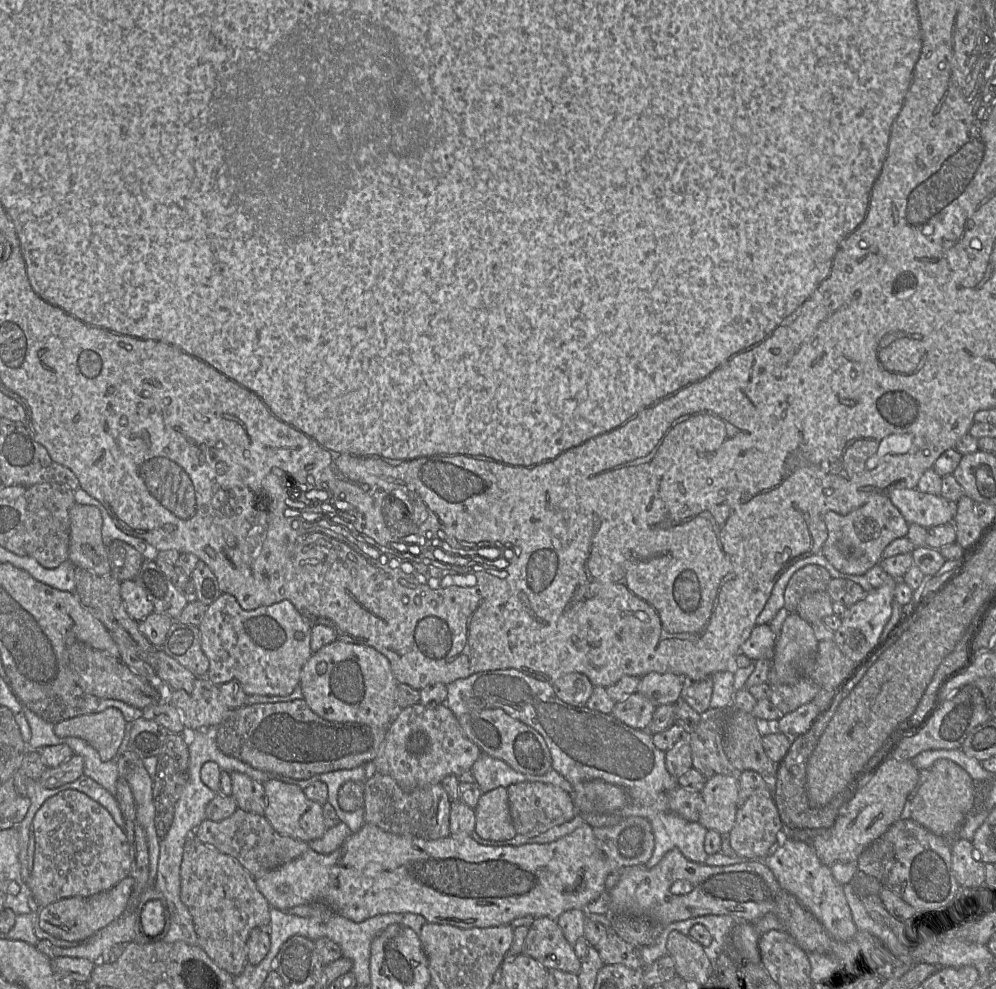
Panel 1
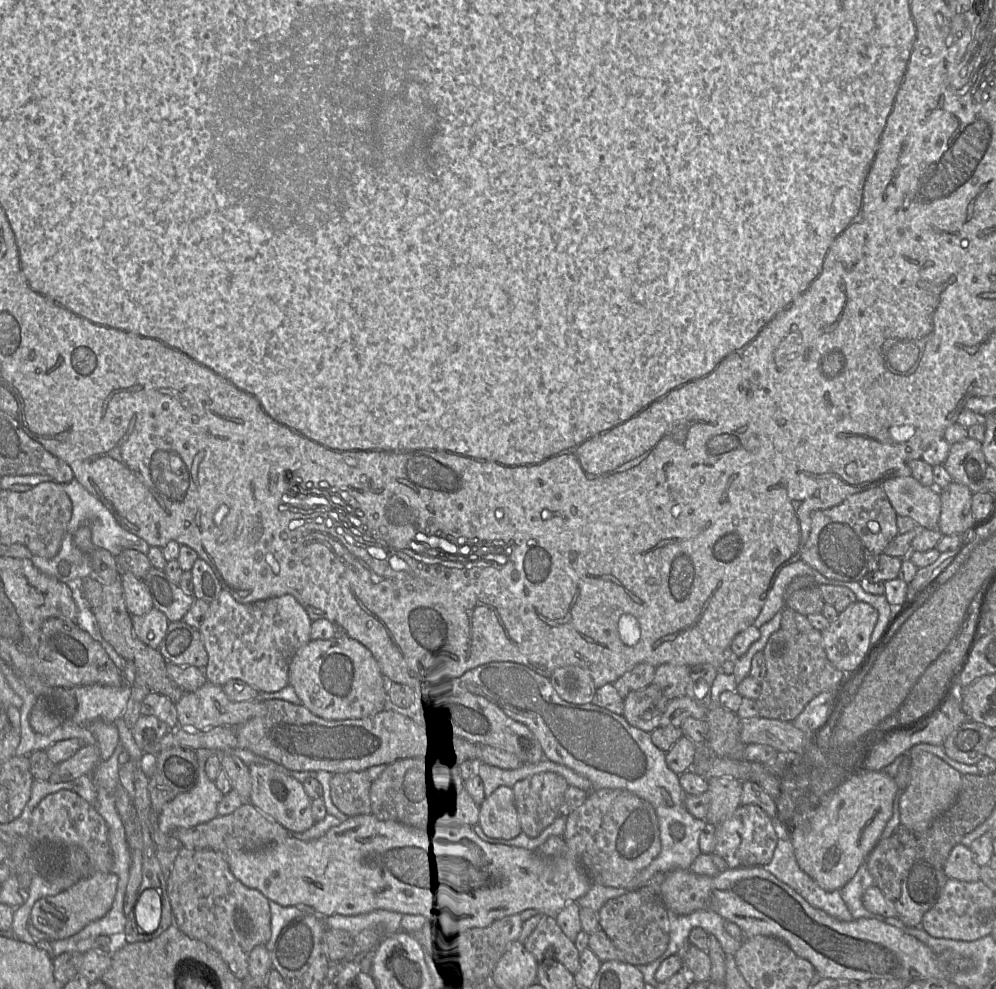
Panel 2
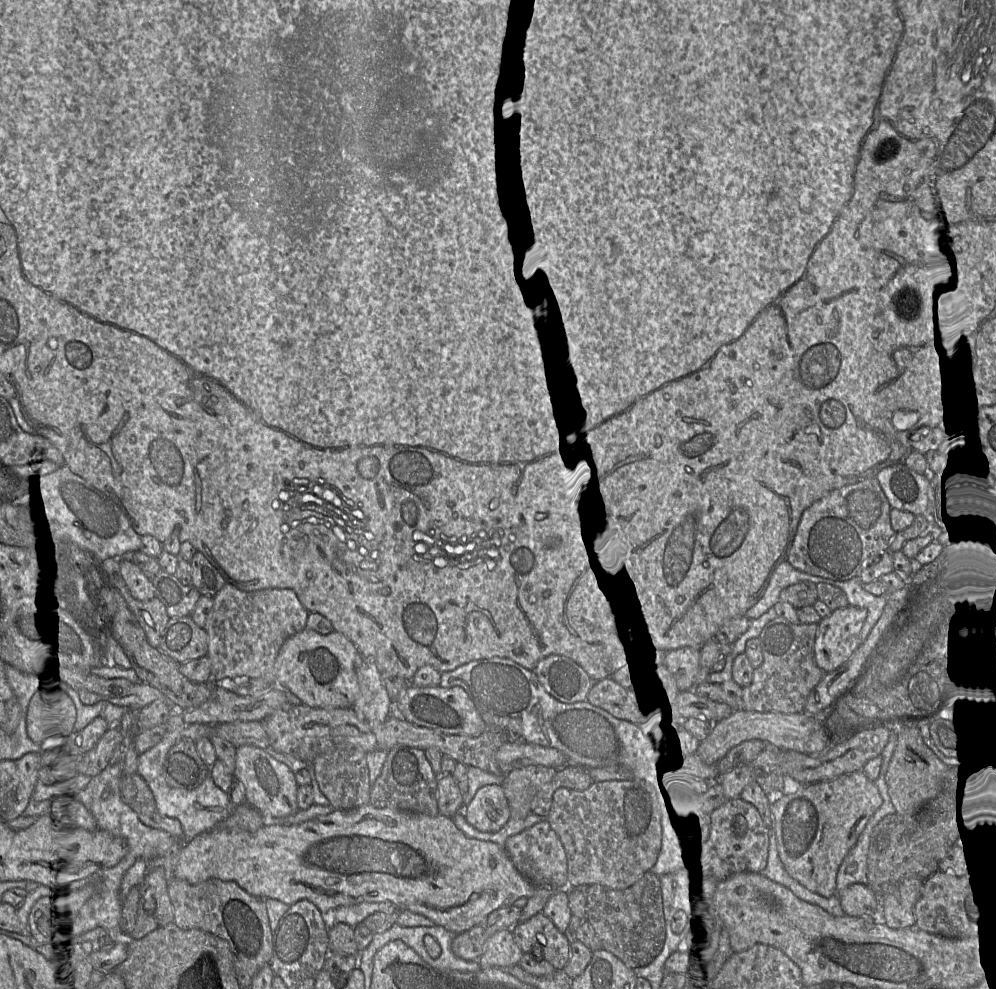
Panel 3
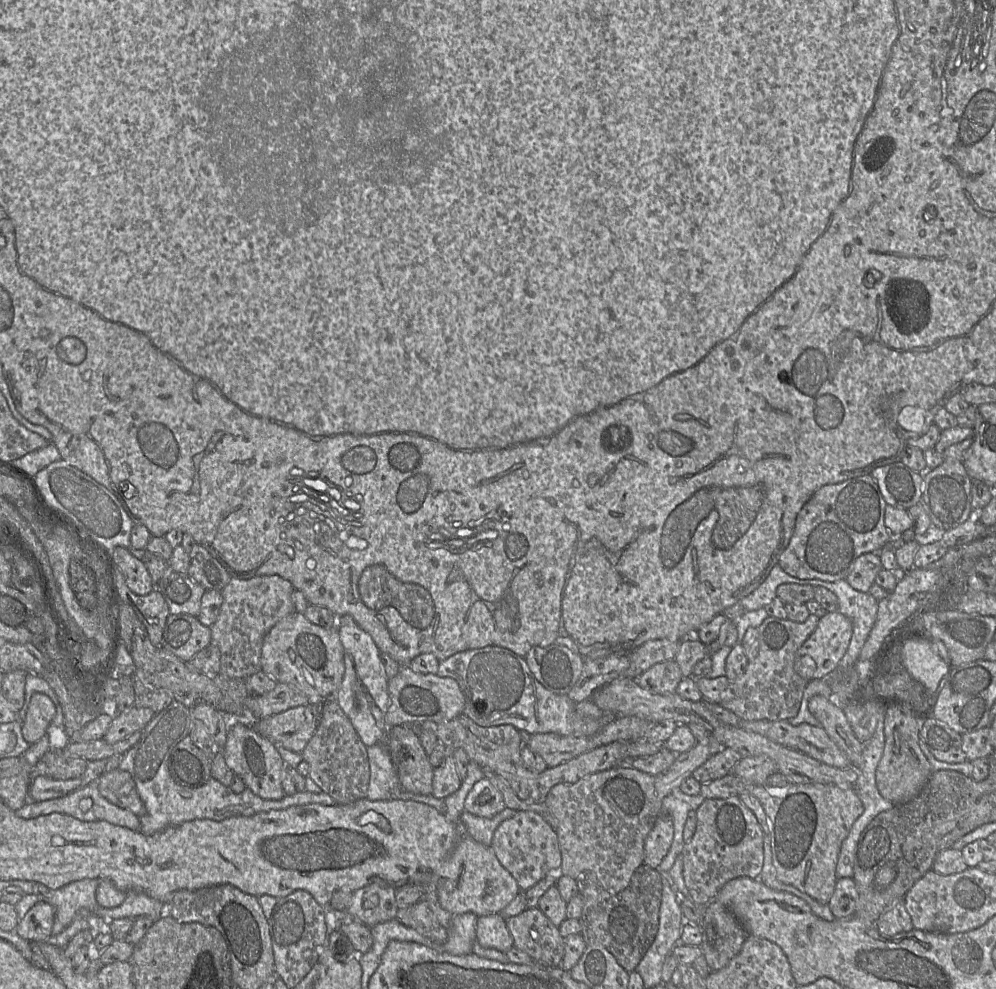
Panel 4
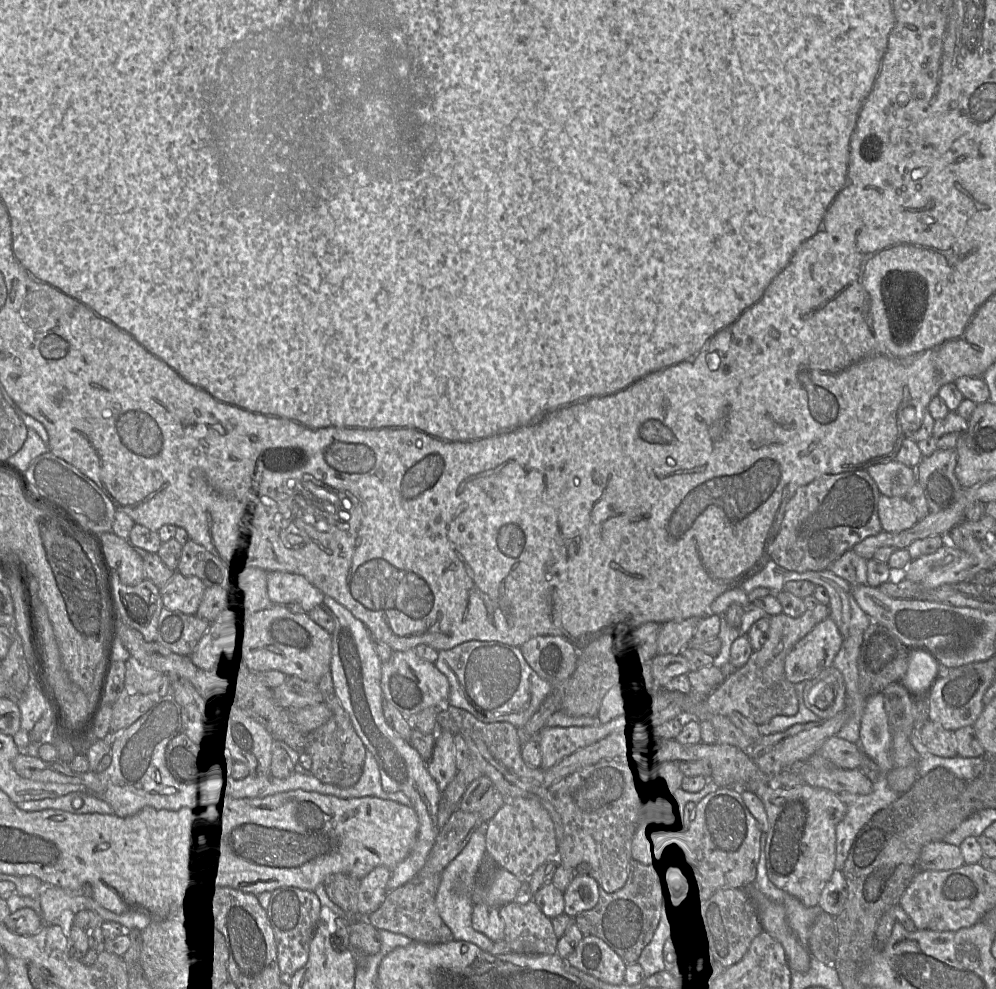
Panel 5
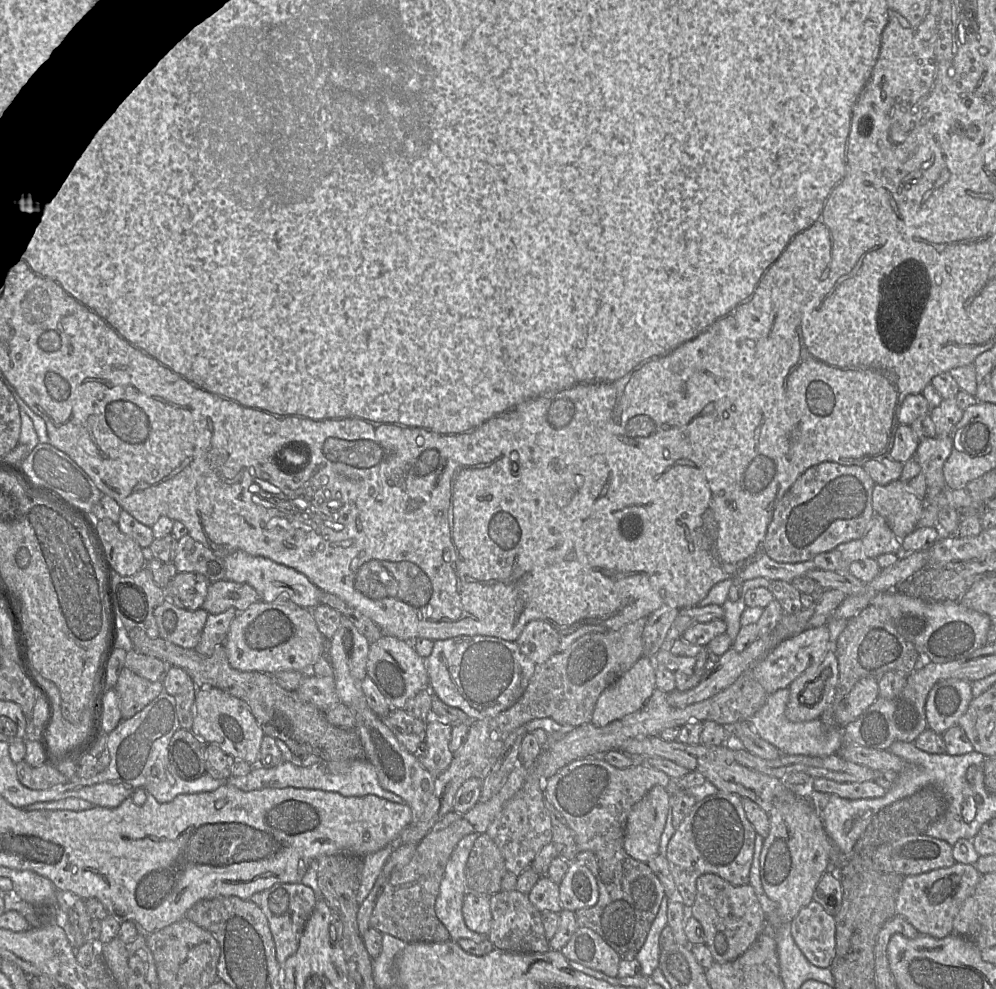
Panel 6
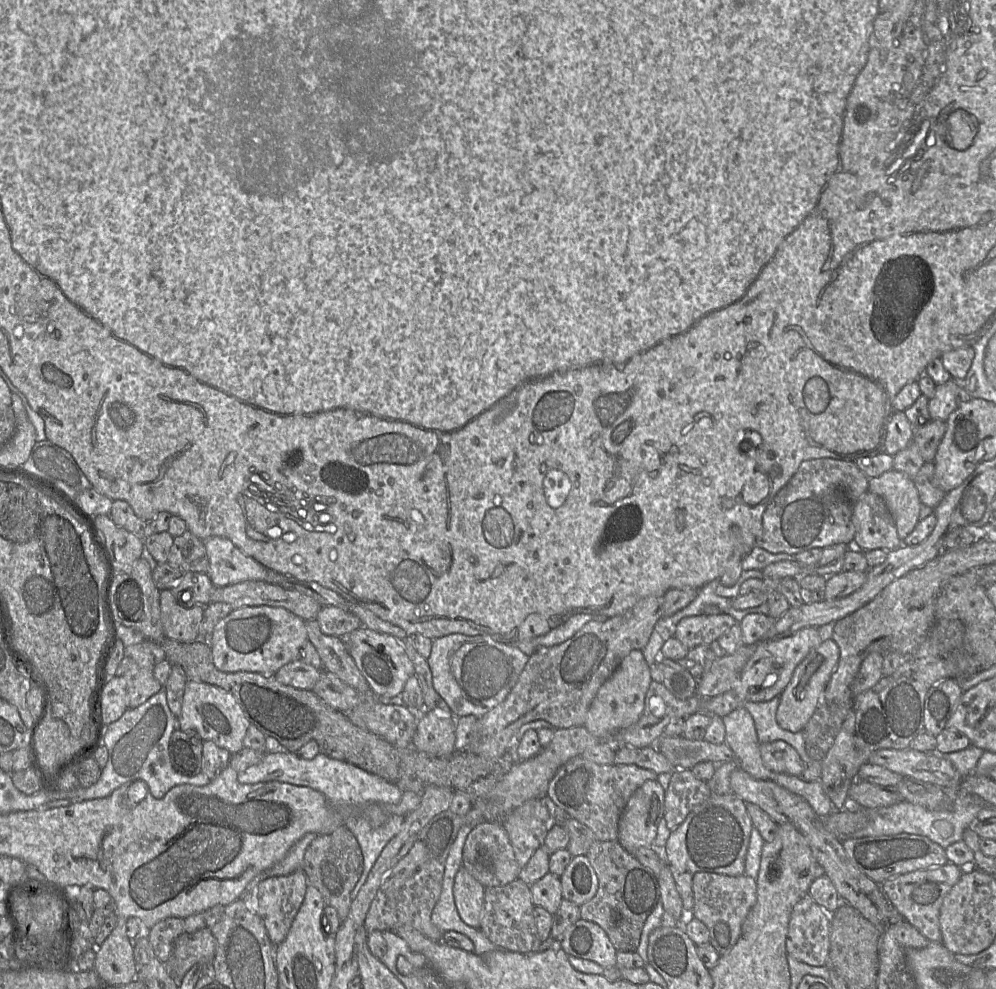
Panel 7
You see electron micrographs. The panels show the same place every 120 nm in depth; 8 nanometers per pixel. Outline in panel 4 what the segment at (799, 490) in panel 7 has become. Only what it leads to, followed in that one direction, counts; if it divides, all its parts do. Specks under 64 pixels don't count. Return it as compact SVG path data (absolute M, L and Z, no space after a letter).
M870 474L822 486L797 514L793 534L778 564L800 579L846 580L859 556L891 547L894 536L885 525L886 505Z

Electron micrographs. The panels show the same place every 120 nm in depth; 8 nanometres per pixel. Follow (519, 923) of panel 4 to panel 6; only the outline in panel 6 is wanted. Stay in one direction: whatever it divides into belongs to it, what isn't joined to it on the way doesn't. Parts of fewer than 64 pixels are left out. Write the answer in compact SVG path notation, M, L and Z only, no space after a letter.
M516 890L499 891L490 896L492 923L487 939L496 949L523 954L541 954L550 950L541 919L541 912L528 896Z

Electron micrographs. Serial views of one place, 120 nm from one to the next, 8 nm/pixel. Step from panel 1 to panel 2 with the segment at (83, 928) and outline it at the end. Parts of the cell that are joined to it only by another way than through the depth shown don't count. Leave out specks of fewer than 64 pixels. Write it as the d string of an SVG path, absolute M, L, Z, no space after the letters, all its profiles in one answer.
M93 872L65 891L39 899L33 905L30 920L34 927L52 940L69 938L89 923L104 917L111 909L117 892L118 876Z

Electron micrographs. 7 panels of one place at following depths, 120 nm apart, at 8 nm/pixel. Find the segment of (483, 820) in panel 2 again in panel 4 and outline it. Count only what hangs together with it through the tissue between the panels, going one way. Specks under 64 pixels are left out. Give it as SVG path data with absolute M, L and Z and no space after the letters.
M487 777L474 784L464 802L465 811L476 816L492 818L505 808L502 794Z

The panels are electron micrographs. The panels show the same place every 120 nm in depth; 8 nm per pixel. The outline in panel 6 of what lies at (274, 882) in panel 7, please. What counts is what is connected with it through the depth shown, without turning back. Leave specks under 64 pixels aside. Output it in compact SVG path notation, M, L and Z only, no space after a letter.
M277 883L261 892L259 908L267 918L275 944L276 960L283 965L296 953L305 926L314 910L316 897L313 890L303 883Z

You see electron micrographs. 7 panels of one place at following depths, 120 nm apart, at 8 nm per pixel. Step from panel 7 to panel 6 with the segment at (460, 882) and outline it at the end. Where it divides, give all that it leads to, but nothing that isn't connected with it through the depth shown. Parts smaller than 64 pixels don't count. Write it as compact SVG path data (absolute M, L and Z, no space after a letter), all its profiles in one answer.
M467 892L463 901L462 913L465 924L470 930L488 935L492 923L490 896Z

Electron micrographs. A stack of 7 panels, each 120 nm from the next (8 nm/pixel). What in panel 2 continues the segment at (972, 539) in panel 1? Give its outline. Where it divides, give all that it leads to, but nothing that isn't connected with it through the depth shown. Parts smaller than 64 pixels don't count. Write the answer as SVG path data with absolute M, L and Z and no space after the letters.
M955 481L938 490L941 498L938 530L943 535L966 535L966 538L978 523L972 513L973 492L967 486Z

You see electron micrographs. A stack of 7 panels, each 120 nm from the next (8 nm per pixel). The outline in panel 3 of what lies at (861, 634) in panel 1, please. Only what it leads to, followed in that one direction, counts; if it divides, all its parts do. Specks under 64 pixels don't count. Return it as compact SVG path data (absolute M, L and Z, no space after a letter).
M848 606L821 619L814 643L814 660L825 673L850 659L861 643L861 630L867 617L865 608Z

